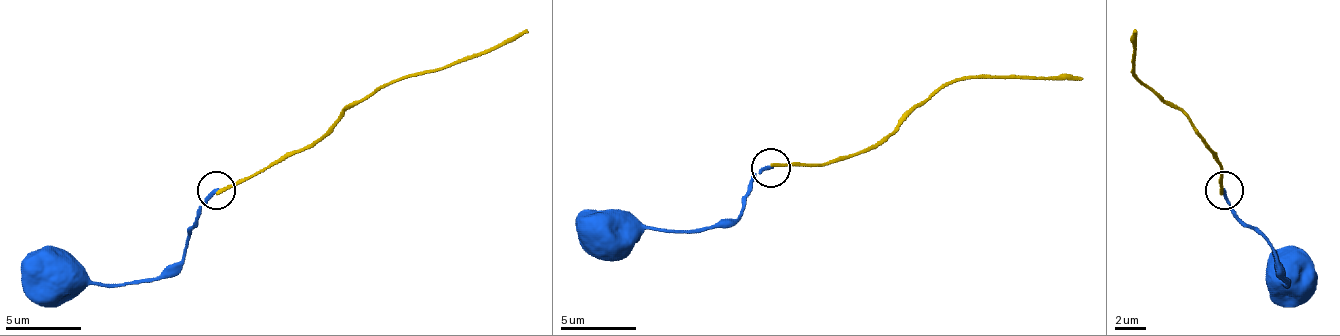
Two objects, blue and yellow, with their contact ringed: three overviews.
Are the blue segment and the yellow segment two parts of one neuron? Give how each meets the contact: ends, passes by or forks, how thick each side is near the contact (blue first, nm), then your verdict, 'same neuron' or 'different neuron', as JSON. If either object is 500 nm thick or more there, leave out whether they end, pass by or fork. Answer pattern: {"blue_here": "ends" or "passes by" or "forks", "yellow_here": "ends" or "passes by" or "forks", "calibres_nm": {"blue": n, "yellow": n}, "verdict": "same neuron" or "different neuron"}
{"blue_here": "ends", "yellow_here": "ends", "calibres_nm": {"blue": 240, "yellow": 240}, "verdict": "different neuron"}

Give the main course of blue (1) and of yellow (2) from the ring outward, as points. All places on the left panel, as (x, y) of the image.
1: (215, 189), (200, 212), (185, 254), (158, 277), (82, 285), (70, 273), (51, 269)
2: (215, 193), (310, 148), (352, 106), (402, 75), (451, 68), (516, 41), (527, 29)

